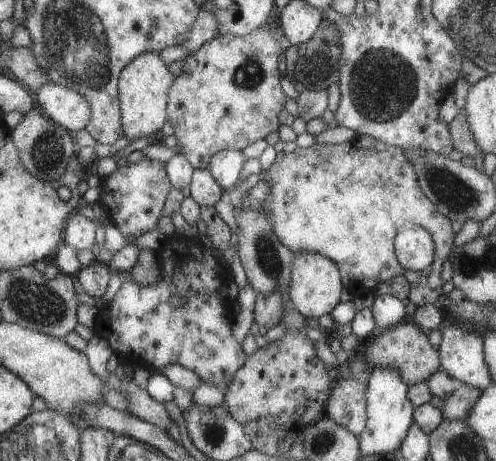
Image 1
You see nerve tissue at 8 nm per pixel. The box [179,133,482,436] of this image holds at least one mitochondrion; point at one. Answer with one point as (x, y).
(264, 248)

